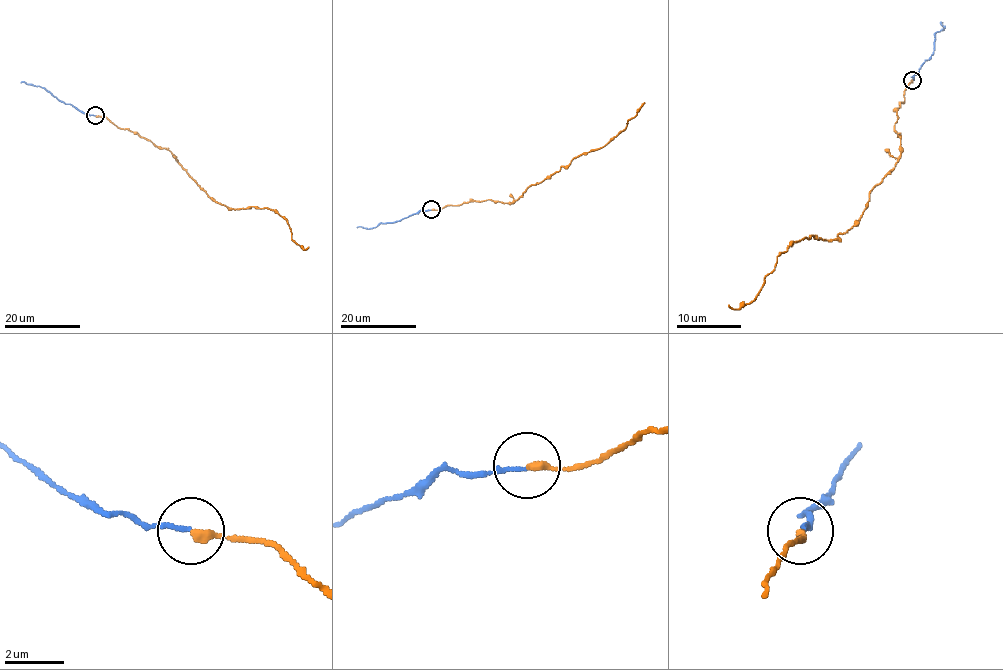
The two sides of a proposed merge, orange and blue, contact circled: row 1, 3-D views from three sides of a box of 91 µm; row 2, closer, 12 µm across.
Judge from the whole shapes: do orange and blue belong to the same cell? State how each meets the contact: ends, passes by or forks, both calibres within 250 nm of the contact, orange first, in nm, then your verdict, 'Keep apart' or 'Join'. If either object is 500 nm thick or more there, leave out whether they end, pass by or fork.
At the ring orange ends. At the ring blue ends. Thickness 280 nm (orange) against 130 nm. Join

